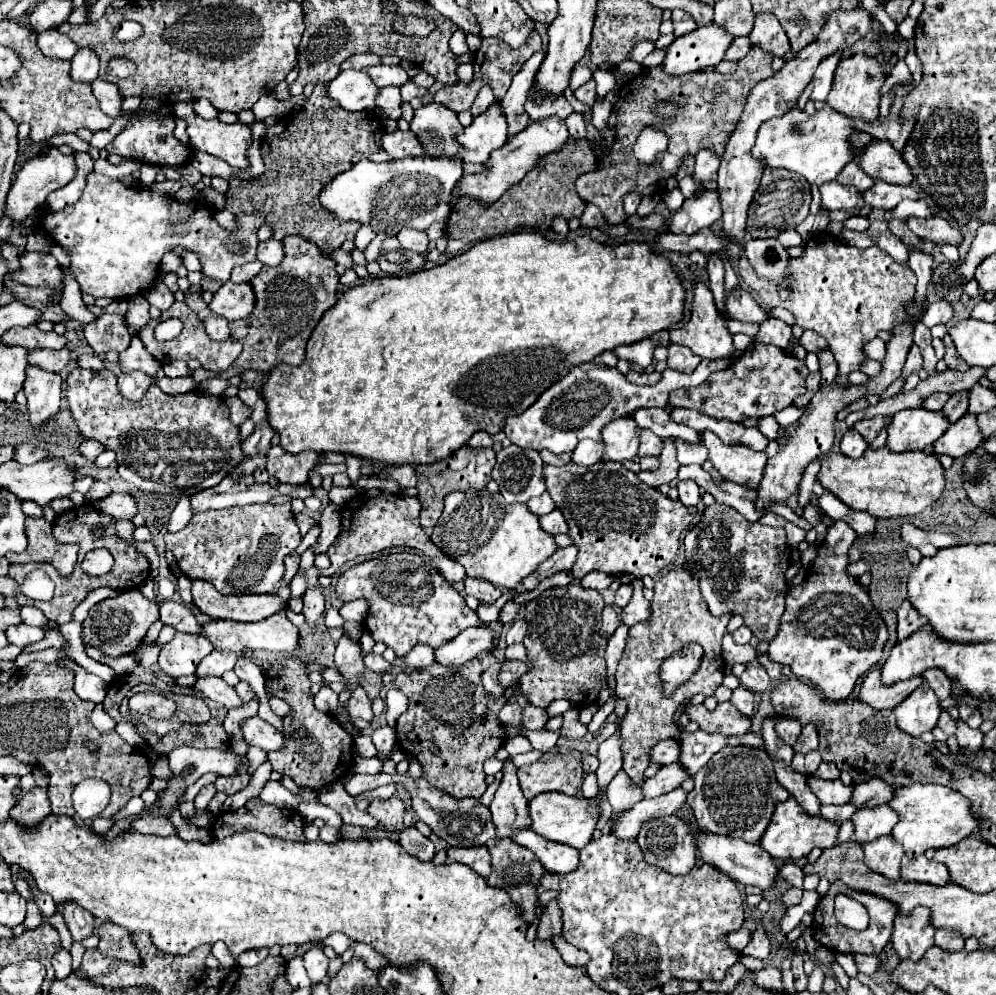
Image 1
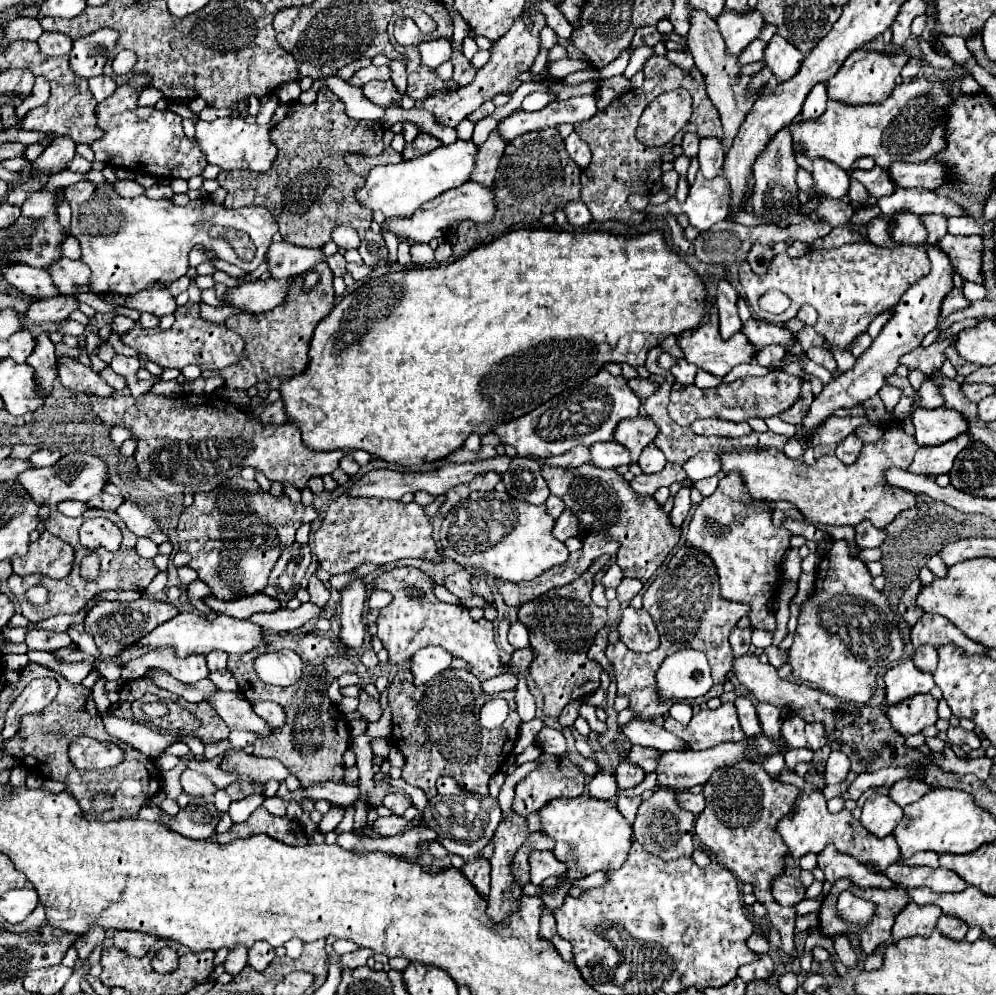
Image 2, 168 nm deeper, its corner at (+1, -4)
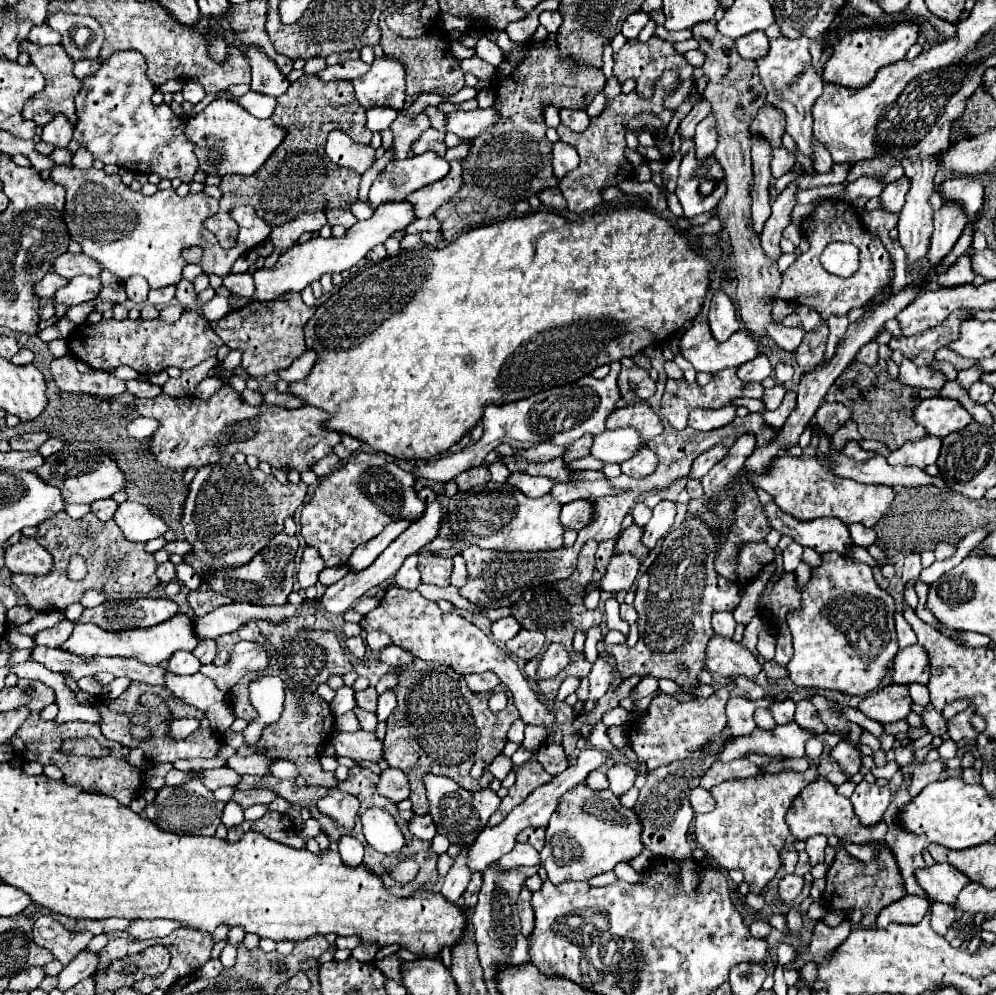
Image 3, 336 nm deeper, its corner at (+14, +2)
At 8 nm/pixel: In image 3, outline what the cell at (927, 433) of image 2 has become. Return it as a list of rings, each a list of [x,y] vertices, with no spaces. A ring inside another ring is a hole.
[[[928,398],[922,400],[914,408],[914,422],[924,426],[932,436],[948,436],[950,432],[958,432],[972,422],[972,416],[962,408],[958,400],[950,398]]]

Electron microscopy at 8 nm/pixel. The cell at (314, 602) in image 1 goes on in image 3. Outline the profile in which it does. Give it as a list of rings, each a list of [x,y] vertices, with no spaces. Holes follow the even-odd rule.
[[[306,548],[304,554],[302,554],[302,564],[300,564],[300,570],[298,570],[298,584],[302,590],[314,586],[318,582],[318,574],[320,570],[324,570],[324,562],[318,554],[318,550],[314,548]]]

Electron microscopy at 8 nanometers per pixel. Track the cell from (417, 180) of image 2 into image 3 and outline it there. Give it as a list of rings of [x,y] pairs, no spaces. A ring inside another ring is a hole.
[[[436,152],[392,160],[370,186],[370,202],[372,206],[380,206],[384,202],[400,202],[408,194],[444,178],[448,170],[448,160]]]

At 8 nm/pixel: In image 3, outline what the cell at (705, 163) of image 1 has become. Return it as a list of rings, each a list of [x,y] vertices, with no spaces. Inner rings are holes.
[[[706,116],[698,126],[694,134],[694,150],[696,158],[702,162],[706,160],[716,146],[716,130],[714,130],[714,116]]]

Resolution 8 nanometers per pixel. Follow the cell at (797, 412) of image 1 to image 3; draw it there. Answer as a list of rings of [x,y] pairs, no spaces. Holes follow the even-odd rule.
[[[740,398],[738,402],[734,402],[734,406],[746,406],[750,412],[756,412],[756,414],[764,414],[764,402],[762,402],[762,400]]]

